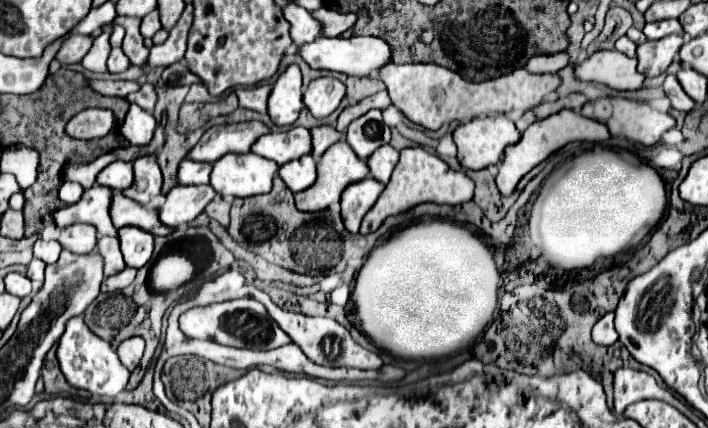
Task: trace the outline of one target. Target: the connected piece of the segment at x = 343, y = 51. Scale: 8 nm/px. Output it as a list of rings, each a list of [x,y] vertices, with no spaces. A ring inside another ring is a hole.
[[[318,37],[310,45],[304,45],[300,49],[300,55],[314,69],[330,69],[330,71],[340,71],[354,77],[372,77],[380,71],[380,67],[392,61],[392,49],[380,37],[350,37],[350,39]]]

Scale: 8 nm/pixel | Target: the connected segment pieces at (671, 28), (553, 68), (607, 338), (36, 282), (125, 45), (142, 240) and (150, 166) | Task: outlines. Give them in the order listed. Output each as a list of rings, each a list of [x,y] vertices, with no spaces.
[[[664,19],[664,21],[656,21],[656,23],[646,23],[646,27],[642,29],[642,33],[648,39],[662,39],[666,35],[684,33],[684,31],[682,31],[682,25],[678,23],[678,19]]]
[[[564,53],[536,55],[536,57],[528,59],[528,63],[524,65],[524,69],[530,71],[530,73],[556,73],[558,69],[566,67],[568,63],[570,63],[568,55],[564,55]]]
[[[606,313],[592,329],[592,341],[596,345],[612,345],[618,341],[618,333],[614,329],[614,313]]]
[[[32,259],[28,265],[26,277],[32,281],[32,293],[36,293],[44,283],[44,267],[46,267],[46,263],[40,259]]]
[[[116,17],[114,19],[116,25],[124,27],[126,35],[122,41],[122,51],[124,55],[132,61],[132,65],[138,65],[144,73],[148,73],[148,49],[144,47],[144,37],[140,35],[138,27],[140,27],[140,19],[136,17]]]
[[[124,227],[118,231],[122,255],[128,267],[140,269],[144,267],[154,253],[154,237],[152,233],[136,227]]]
[[[154,153],[154,155],[146,155],[134,161],[134,183],[122,193],[128,199],[138,201],[140,205],[148,205],[152,197],[160,195],[160,187],[162,187],[162,173],[160,173],[160,167],[156,163],[156,153]]]

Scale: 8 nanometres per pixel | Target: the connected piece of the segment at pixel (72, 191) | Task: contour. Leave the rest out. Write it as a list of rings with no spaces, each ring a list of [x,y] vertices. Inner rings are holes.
[[[66,181],[62,187],[60,187],[60,199],[66,203],[66,205],[72,205],[76,203],[84,193],[84,187],[80,183],[70,183]]]

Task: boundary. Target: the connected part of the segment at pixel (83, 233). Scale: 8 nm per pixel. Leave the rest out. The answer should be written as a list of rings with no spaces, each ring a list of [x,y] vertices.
[[[78,223],[68,225],[58,235],[58,243],[64,249],[68,249],[72,253],[78,253],[78,255],[94,251],[96,241],[98,241],[98,235],[96,235],[96,229],[92,225],[78,225]]]

